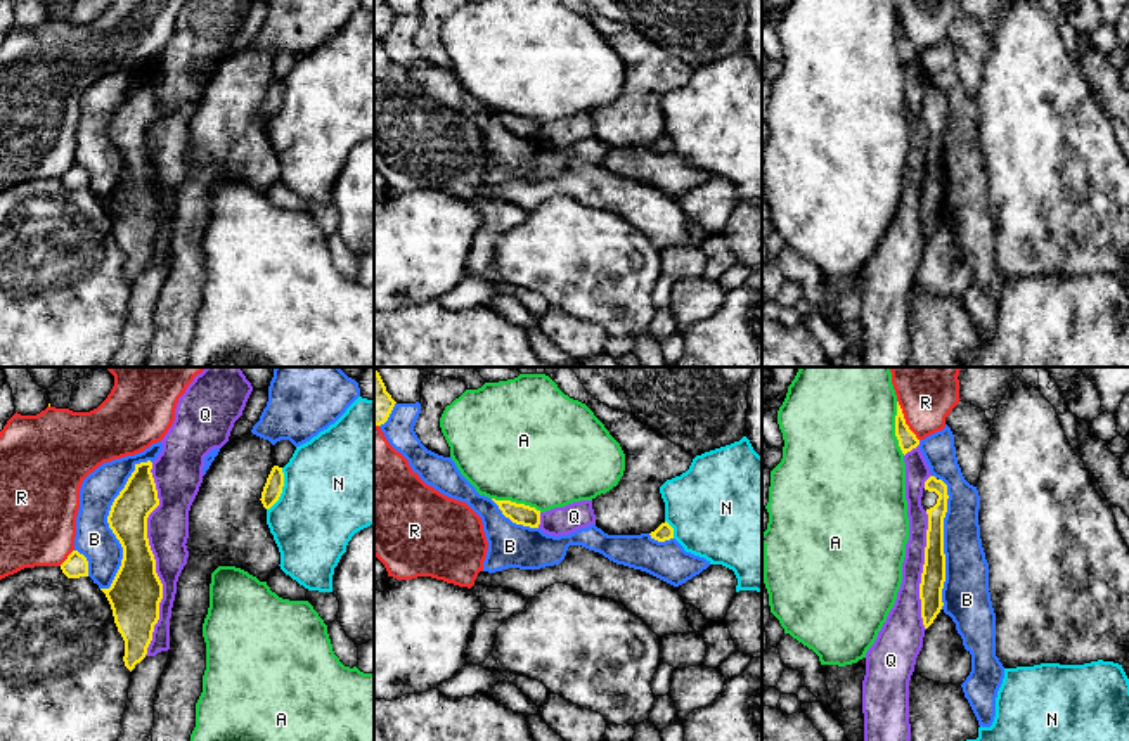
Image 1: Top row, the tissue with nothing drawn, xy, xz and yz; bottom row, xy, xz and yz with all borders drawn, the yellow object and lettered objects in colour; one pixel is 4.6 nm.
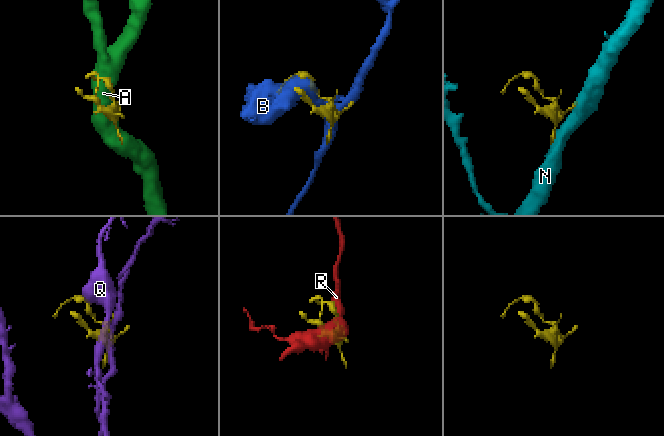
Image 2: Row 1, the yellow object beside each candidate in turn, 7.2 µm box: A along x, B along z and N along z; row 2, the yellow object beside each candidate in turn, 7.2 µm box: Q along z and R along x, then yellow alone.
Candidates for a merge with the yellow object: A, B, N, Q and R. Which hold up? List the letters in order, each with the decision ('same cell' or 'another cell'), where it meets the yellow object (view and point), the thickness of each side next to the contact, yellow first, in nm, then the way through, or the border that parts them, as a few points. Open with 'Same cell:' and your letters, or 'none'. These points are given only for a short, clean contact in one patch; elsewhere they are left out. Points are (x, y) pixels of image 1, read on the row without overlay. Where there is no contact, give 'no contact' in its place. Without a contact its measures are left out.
Same cell: none
A: another cell; contact yz (896, 40); calibres 90 and 480 nm
B: another cell; contact xy (108, 134); calibres 180 and 180 nm
N: another cell; contact xy (281, 101); calibres 90 and 480 nm; border xy (283, 80), (283, 104), (267, 122)
Q: another cell; contact xy (154, 172); calibres 240 and 190 nm
R: another cell; contact yz (904, 33); calibres 90 and 200 nm

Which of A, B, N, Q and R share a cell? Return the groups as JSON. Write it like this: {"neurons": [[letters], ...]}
{"neurons": [["A"], ["B"], ["N"], ["Q"], ["R"]]}

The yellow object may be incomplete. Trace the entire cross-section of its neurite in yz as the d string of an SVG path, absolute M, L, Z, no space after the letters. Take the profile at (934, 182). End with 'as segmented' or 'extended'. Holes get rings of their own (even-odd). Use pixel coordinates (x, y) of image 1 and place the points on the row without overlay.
M930 88L925 93L921 118L928 126L925 177L919 196L921 230L928 241L940 225L945 194L944 130L947 125L947 97Z | extended

